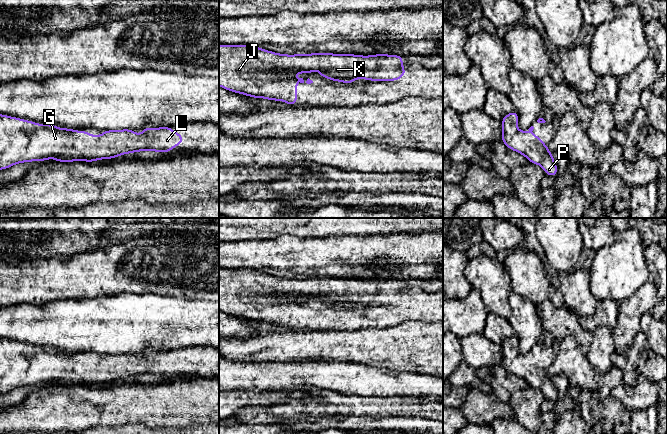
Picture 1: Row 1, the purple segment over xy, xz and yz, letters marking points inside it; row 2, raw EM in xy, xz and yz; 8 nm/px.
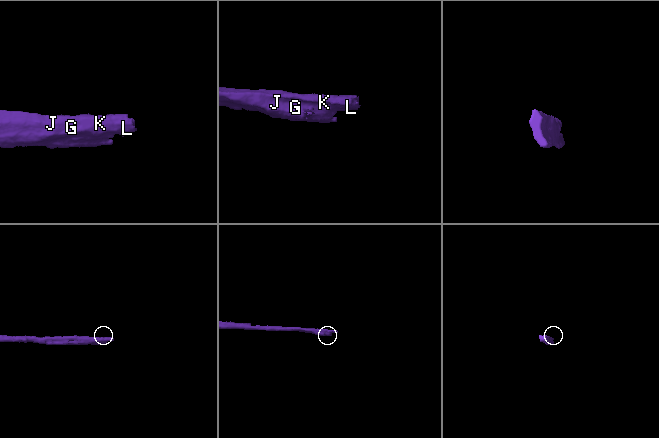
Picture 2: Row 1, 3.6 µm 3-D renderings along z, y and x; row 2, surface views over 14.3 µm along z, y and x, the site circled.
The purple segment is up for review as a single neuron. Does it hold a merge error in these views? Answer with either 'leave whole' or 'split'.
leave whole

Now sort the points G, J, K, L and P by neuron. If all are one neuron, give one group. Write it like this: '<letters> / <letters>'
G J K L P

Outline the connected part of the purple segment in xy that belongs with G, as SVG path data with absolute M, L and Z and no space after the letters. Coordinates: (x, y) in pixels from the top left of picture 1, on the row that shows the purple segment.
M0 114L0 170L8 169L9 167L25 162L34 162L42 160L46 162L48 159L55 159L56 162L95 162L103 159L113 159L124 154L130 154L141 151L153 151L168 153L171 149L176 148L184 142L183 136L178 134L169 126L161 126L151 129L147 126L142 130L141 134L134 132L131 129L121 130L105 130L101 135L92 135L83 129L81 133L78 129L60 128L52 124L38 124L33 121L24 120L18 117L7 116Z

